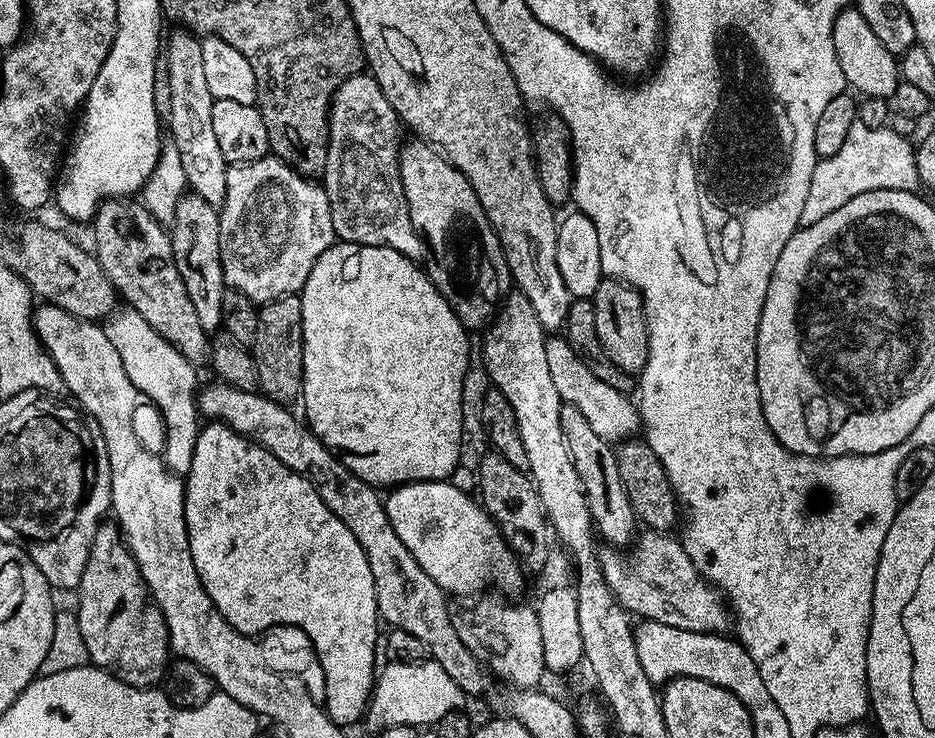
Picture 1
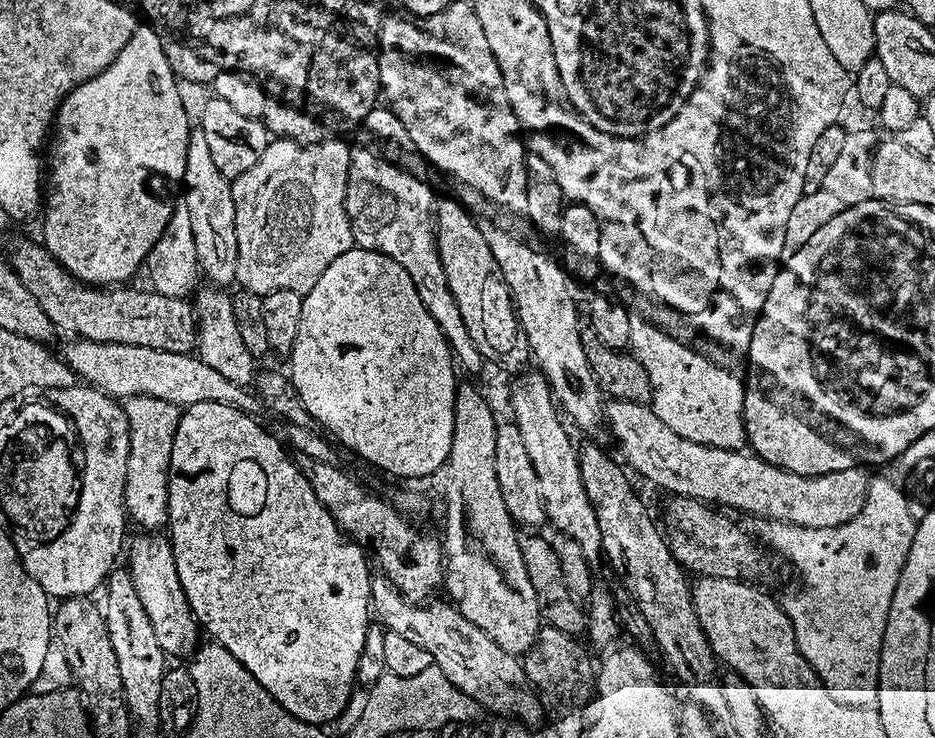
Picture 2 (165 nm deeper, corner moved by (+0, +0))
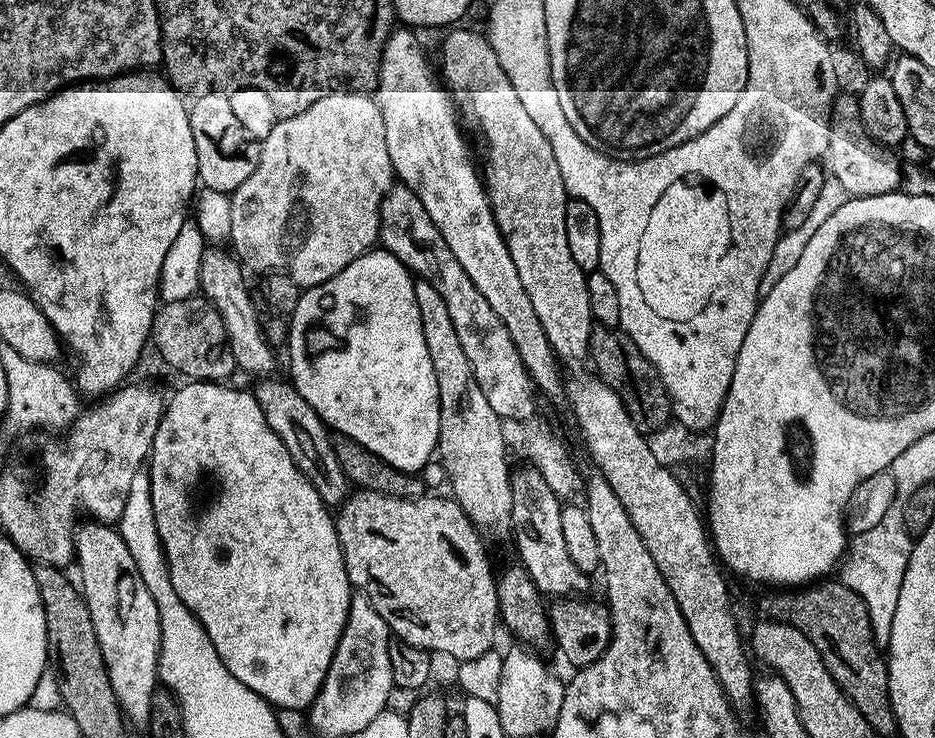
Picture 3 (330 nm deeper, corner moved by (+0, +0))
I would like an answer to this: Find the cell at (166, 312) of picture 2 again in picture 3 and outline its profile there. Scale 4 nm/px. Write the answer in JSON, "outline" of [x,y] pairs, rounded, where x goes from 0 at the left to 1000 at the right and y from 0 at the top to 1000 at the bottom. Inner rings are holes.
{"outline":[[[206,404],[197,408],[172,411],[167,430],[163,438],[161,465],[167,465],[167,477],[188,504],[194,504],[197,512],[205,518],[240,518],[245,512],[247,504],[253,503],[250,491],[250,480],[244,467],[242,442],[228,412],[224,412],[217,404]]]}

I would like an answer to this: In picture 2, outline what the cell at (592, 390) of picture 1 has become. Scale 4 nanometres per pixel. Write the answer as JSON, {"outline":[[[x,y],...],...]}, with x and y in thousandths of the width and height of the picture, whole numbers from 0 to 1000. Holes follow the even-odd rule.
{"outline":[[[651,541],[646,549],[646,568],[648,580],[655,584],[655,591],[659,595],[660,604],[663,606],[664,615],[662,614],[662,617],[665,619],[666,627],[677,641],[680,638],[682,644],[690,645],[695,654],[711,661],[711,668],[752,678],[754,683],[763,686],[780,683],[781,687],[788,688],[791,694],[801,694],[804,699],[818,698],[817,701],[820,701],[822,698],[820,694],[824,631],[815,619],[798,610],[765,607],[747,599],[738,599],[738,593],[729,593],[725,588],[721,588],[721,583],[717,583],[717,577],[712,577],[712,572],[708,572],[708,566],[704,566],[704,561],[699,561],[699,556],[693,547]]]}

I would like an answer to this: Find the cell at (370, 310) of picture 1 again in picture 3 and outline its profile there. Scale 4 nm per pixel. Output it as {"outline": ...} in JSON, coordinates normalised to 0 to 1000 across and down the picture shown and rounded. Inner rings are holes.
{"outline":[[[395,339],[387,343],[370,366],[357,371],[349,382],[335,390],[326,390],[321,397],[319,415],[310,424],[308,440],[308,493],[312,497],[310,519],[323,539],[341,561],[356,587],[372,592],[385,600],[404,621],[430,640],[448,641],[459,623],[463,622],[471,599],[471,541],[468,539],[468,512],[464,512],[464,491],[460,491],[460,474],[456,474],[456,458],[451,458],[451,425],[447,425],[447,409],[443,404],[443,374],[436,362],[421,344],[410,339]]]}

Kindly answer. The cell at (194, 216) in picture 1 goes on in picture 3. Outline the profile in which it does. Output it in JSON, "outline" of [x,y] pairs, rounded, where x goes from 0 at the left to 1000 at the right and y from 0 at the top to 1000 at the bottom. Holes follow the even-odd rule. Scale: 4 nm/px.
{"outline":[[[282,512],[272,526],[272,535],[289,583],[297,588],[297,593],[306,604],[310,621],[323,637],[325,646],[340,664],[340,675],[352,686],[363,686],[374,671],[374,654],[366,631],[361,626],[361,615],[358,614],[356,592],[353,581],[340,560],[319,534],[319,528],[311,519],[304,520],[296,512]]]}

